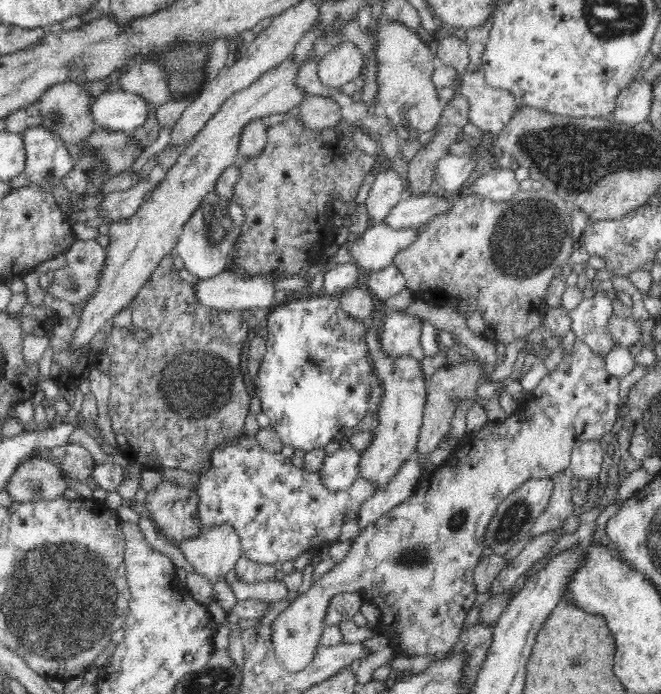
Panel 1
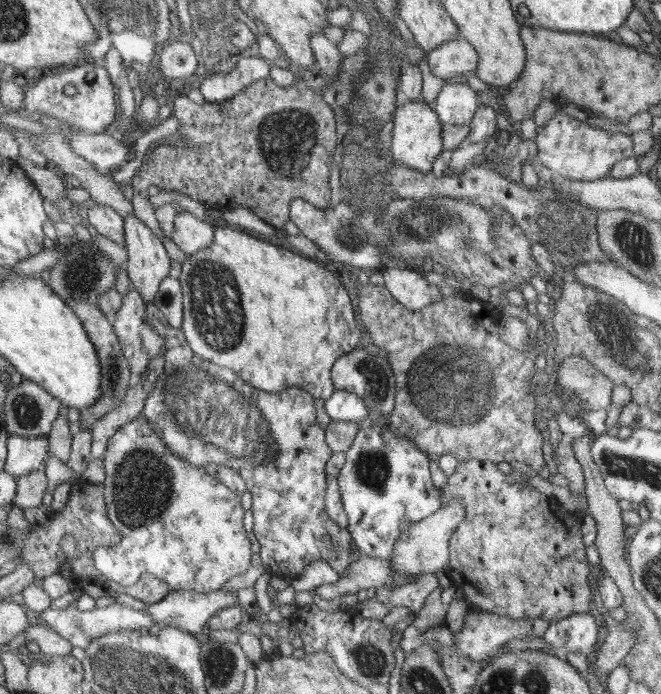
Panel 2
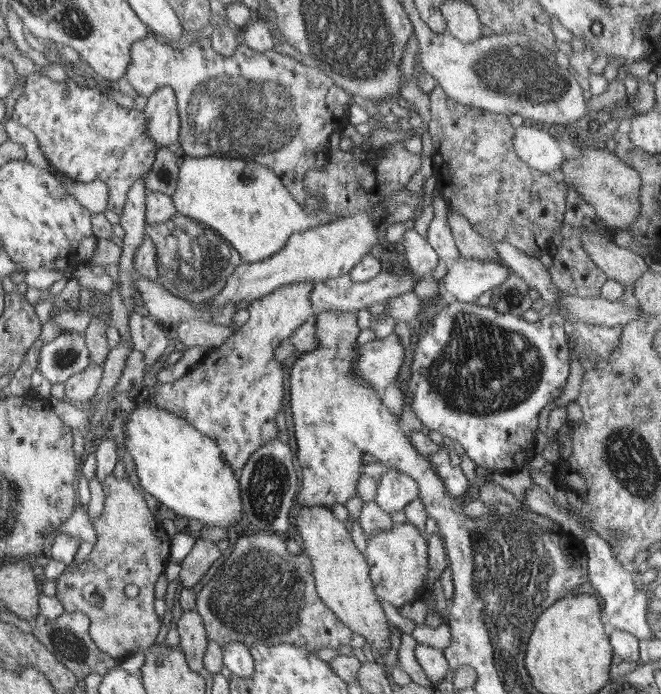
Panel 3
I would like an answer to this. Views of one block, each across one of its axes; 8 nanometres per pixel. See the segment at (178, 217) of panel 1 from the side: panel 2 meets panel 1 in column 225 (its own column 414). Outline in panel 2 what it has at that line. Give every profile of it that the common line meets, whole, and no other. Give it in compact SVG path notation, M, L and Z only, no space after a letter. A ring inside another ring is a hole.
M418 101L402 102L398 106L398 113L393 119L394 129L392 130L391 156L395 165L406 166L407 168L427 174L432 171L432 162L436 156L443 152L442 138L440 138L440 118L429 104Z

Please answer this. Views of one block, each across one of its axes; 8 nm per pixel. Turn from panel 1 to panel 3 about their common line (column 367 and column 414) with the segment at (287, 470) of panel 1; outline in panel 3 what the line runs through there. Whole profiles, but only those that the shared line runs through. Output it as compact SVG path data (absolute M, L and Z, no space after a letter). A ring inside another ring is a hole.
M388 466L388 471L380 476L380 482L377 487L376 493L376 505L388 515L394 514L394 512L400 512L400 510L405 510L406 506L416 500L419 497L418 483L414 478L408 476L406 473L398 471L394 467Z

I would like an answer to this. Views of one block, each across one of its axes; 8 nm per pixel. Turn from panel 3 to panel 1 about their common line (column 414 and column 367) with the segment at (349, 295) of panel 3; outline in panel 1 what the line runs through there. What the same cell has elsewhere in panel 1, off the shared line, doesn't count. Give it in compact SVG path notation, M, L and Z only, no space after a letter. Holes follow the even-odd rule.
M394 264L378 270L378 272L366 274L362 279L362 286L367 286L367 289L370 289L370 292L382 301L390 296L396 296L400 290L407 287L404 275Z

